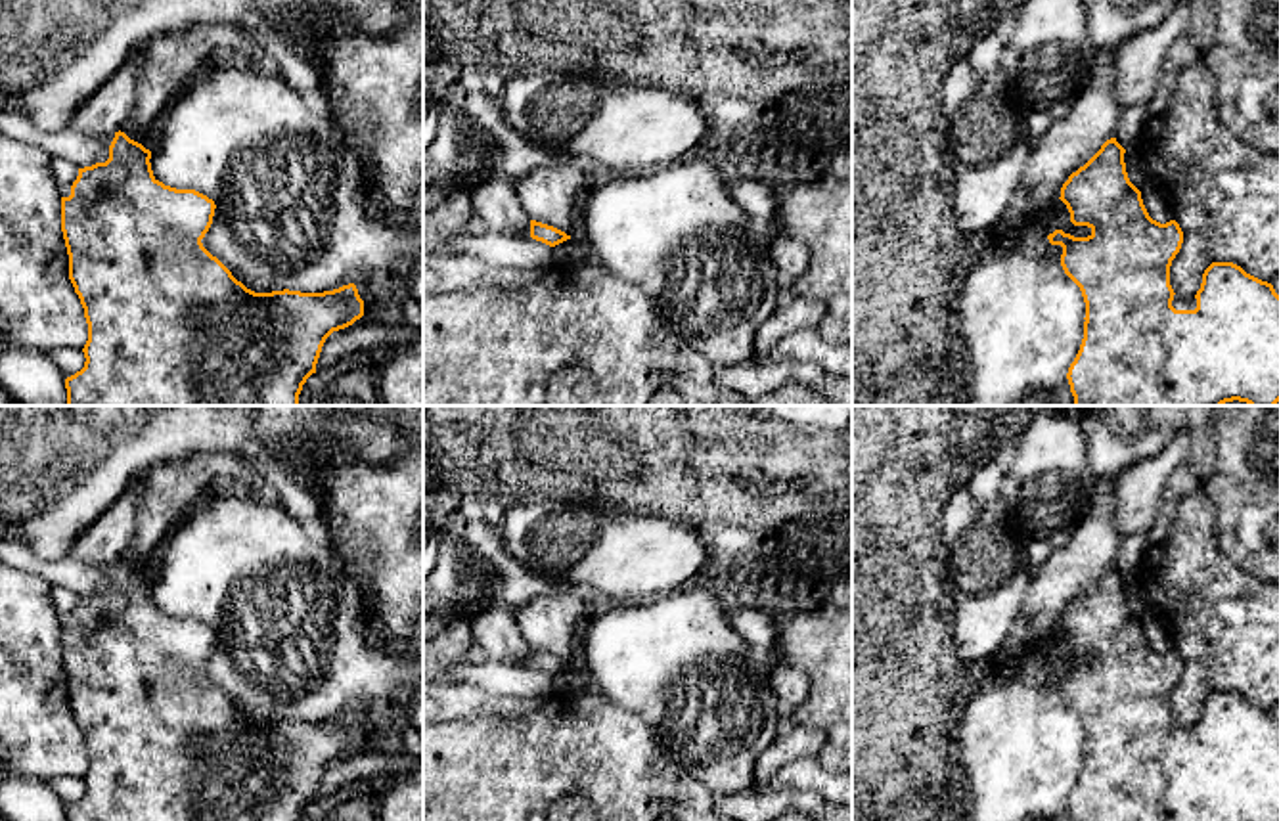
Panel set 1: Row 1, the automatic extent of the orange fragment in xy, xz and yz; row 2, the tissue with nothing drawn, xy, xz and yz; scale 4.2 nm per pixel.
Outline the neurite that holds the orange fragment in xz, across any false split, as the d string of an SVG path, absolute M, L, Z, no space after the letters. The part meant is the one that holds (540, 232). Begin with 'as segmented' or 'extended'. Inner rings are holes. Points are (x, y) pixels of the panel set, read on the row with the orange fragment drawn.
as segmented | M530 220L530 237L536 239L536 241L546 243L550 247L555 247L555 245L571 239L571 235L567 235L565 232L561 232L553 226L536 222L536 220Z

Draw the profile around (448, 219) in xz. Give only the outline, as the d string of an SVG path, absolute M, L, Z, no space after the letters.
M454 191L437 209L423 209L423 253L448 255L450 239L467 235L475 214L467 191Z

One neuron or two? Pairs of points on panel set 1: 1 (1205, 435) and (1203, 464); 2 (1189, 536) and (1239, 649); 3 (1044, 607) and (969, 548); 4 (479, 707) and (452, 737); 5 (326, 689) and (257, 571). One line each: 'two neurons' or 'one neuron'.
1: one neuron
2: one neuron
3: two neurons
4: two neurons
5: one neuron

